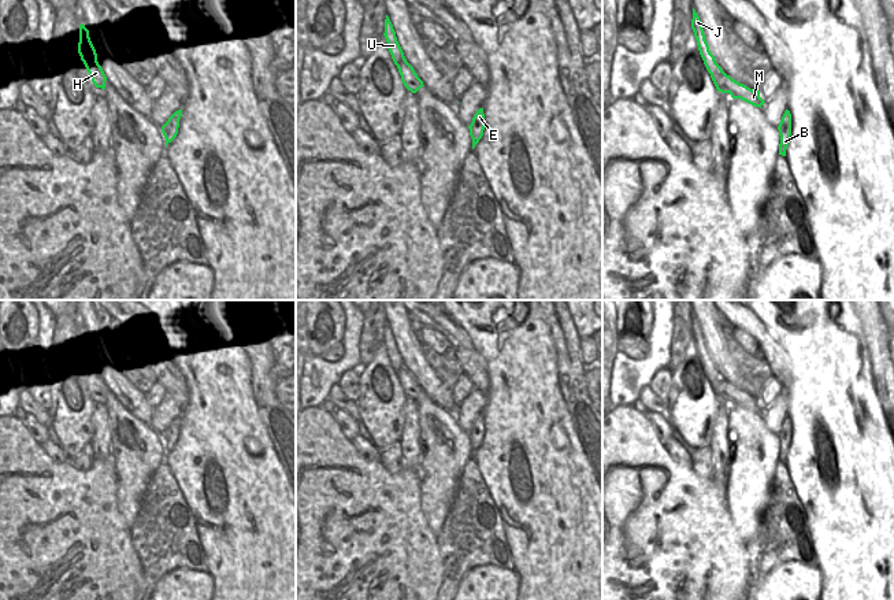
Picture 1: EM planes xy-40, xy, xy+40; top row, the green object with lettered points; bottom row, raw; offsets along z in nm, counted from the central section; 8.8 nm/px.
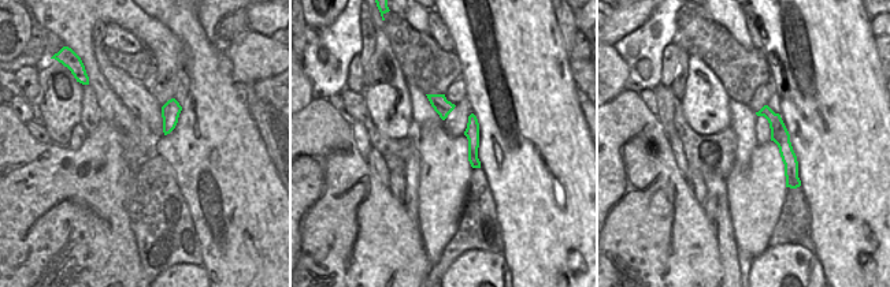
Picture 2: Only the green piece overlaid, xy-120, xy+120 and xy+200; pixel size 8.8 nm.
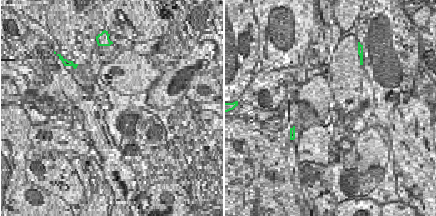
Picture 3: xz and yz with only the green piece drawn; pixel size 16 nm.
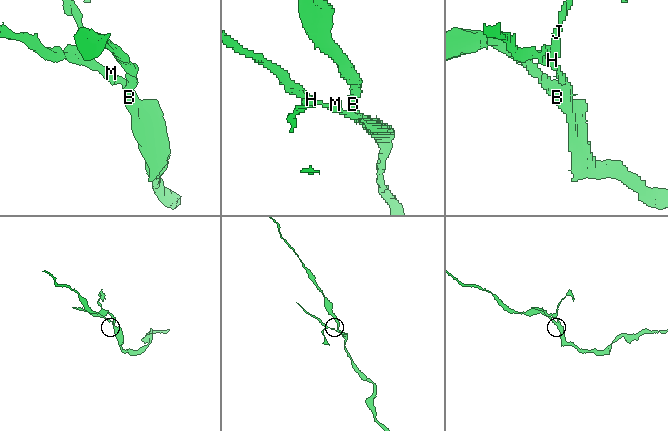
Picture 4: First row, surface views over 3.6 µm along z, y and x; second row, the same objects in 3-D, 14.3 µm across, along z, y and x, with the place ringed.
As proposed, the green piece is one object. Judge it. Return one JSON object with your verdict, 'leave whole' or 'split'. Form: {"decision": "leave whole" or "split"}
{"decision": "leave whole"}

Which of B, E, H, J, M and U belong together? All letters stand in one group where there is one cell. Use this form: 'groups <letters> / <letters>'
groups B E H J M U

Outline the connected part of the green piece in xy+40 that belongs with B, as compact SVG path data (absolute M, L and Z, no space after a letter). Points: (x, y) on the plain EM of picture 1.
M789 416L784 418L782 427L778 433L778 437L780 442L779 462L786 463L786 456L791 442L791 421Z

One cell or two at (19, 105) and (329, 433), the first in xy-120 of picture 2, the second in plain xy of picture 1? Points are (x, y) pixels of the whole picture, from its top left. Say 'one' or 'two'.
two

